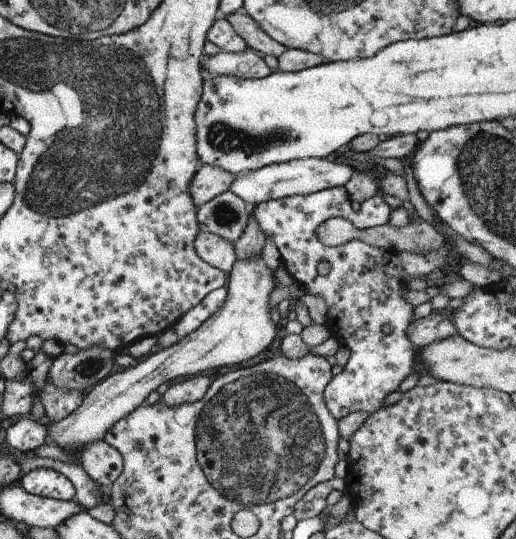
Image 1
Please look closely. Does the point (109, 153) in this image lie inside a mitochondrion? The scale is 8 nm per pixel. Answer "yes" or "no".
yes

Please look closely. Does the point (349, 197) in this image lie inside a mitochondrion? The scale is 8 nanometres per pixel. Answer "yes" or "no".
no

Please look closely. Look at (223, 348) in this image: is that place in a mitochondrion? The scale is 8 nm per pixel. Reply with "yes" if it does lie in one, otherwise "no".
no

